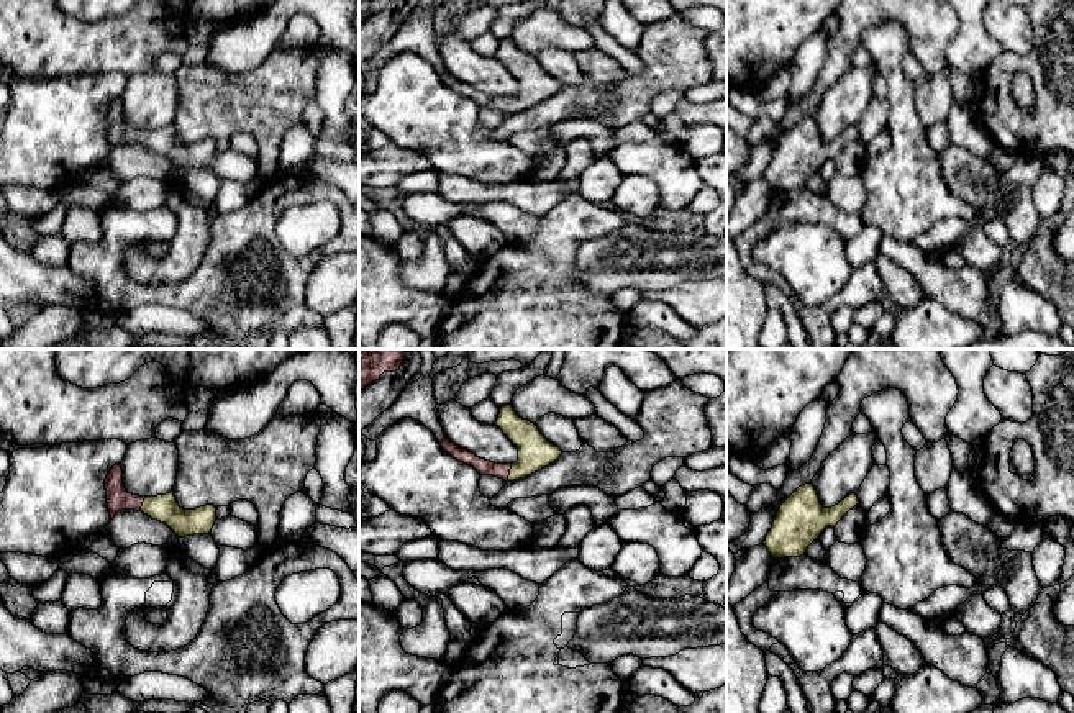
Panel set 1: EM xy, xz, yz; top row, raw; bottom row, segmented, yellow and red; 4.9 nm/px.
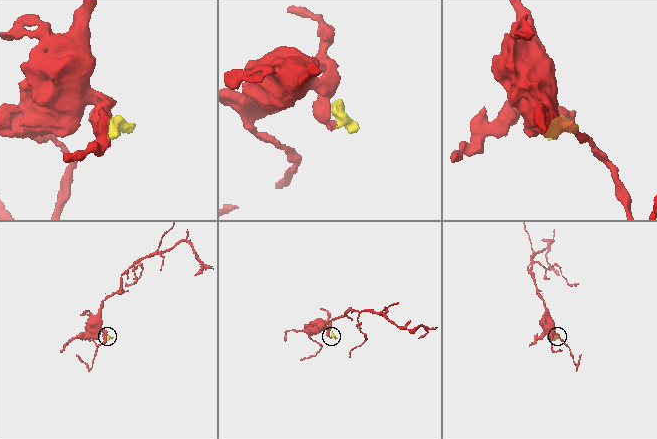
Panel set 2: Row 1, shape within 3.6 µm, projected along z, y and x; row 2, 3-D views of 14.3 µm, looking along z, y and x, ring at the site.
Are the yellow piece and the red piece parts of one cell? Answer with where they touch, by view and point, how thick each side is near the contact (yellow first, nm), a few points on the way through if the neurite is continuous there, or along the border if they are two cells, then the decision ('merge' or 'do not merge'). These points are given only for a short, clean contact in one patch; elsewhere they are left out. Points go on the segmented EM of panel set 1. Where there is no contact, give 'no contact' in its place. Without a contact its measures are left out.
meets yellow in xz at (510, 472); 170 nm thick on the yellow side, 80 nm on the other; runs through xz (535, 453), (510, 472), (484, 467); merge

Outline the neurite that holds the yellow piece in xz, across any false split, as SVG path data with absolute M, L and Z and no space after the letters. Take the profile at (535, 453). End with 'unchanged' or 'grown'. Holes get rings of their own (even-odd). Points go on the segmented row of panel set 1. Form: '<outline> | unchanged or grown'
M512 405L500 408L495 425L503 431L503 434L517 446L518 461L515 464L495 464L485 459L477 457L467 449L461 449L448 438L439 444L444 452L474 467L480 475L494 475L503 479L505 482L513 482L525 479L554 461L562 454L559 447L549 443L538 426L528 420L520 418Z | grown

